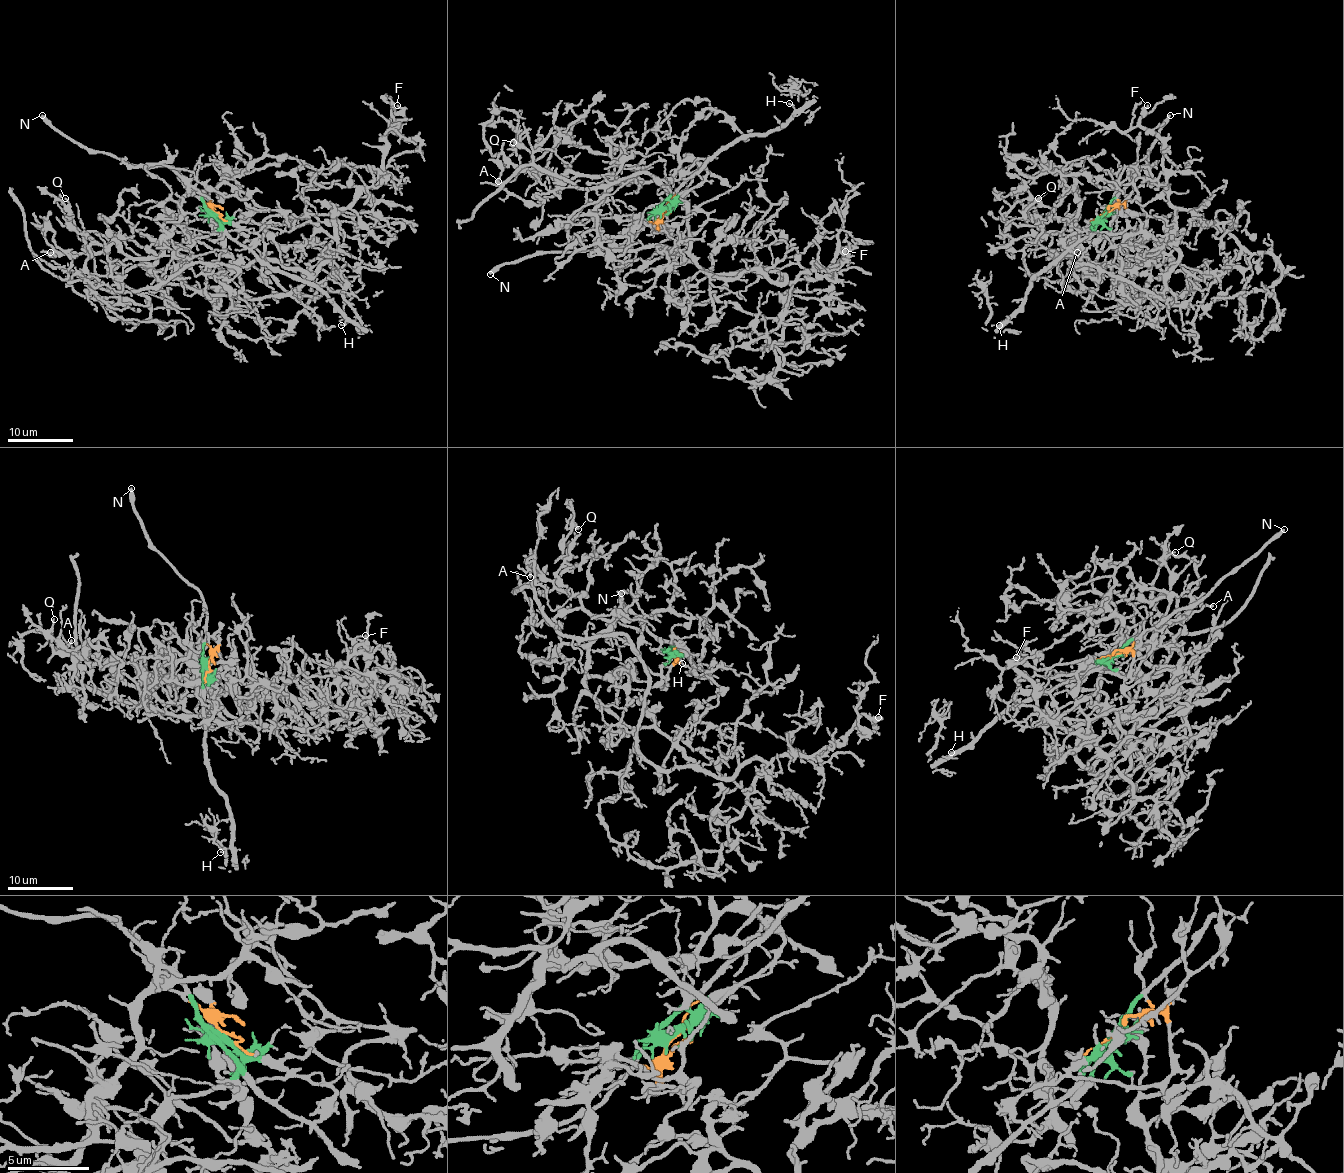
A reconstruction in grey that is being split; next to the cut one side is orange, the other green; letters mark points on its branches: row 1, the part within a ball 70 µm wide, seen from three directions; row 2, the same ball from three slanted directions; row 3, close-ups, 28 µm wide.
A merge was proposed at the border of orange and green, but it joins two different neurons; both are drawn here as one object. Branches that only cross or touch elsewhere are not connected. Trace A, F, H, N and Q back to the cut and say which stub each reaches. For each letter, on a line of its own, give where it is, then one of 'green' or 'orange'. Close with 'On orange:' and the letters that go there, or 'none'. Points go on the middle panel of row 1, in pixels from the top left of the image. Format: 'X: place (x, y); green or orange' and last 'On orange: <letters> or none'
A: place (498, 181); orange
F: place (845, 251); orange
H: place (789, 103); green
N: place (490, 274); green
Q: place (513, 142); orange
On orange: A, F, Q

